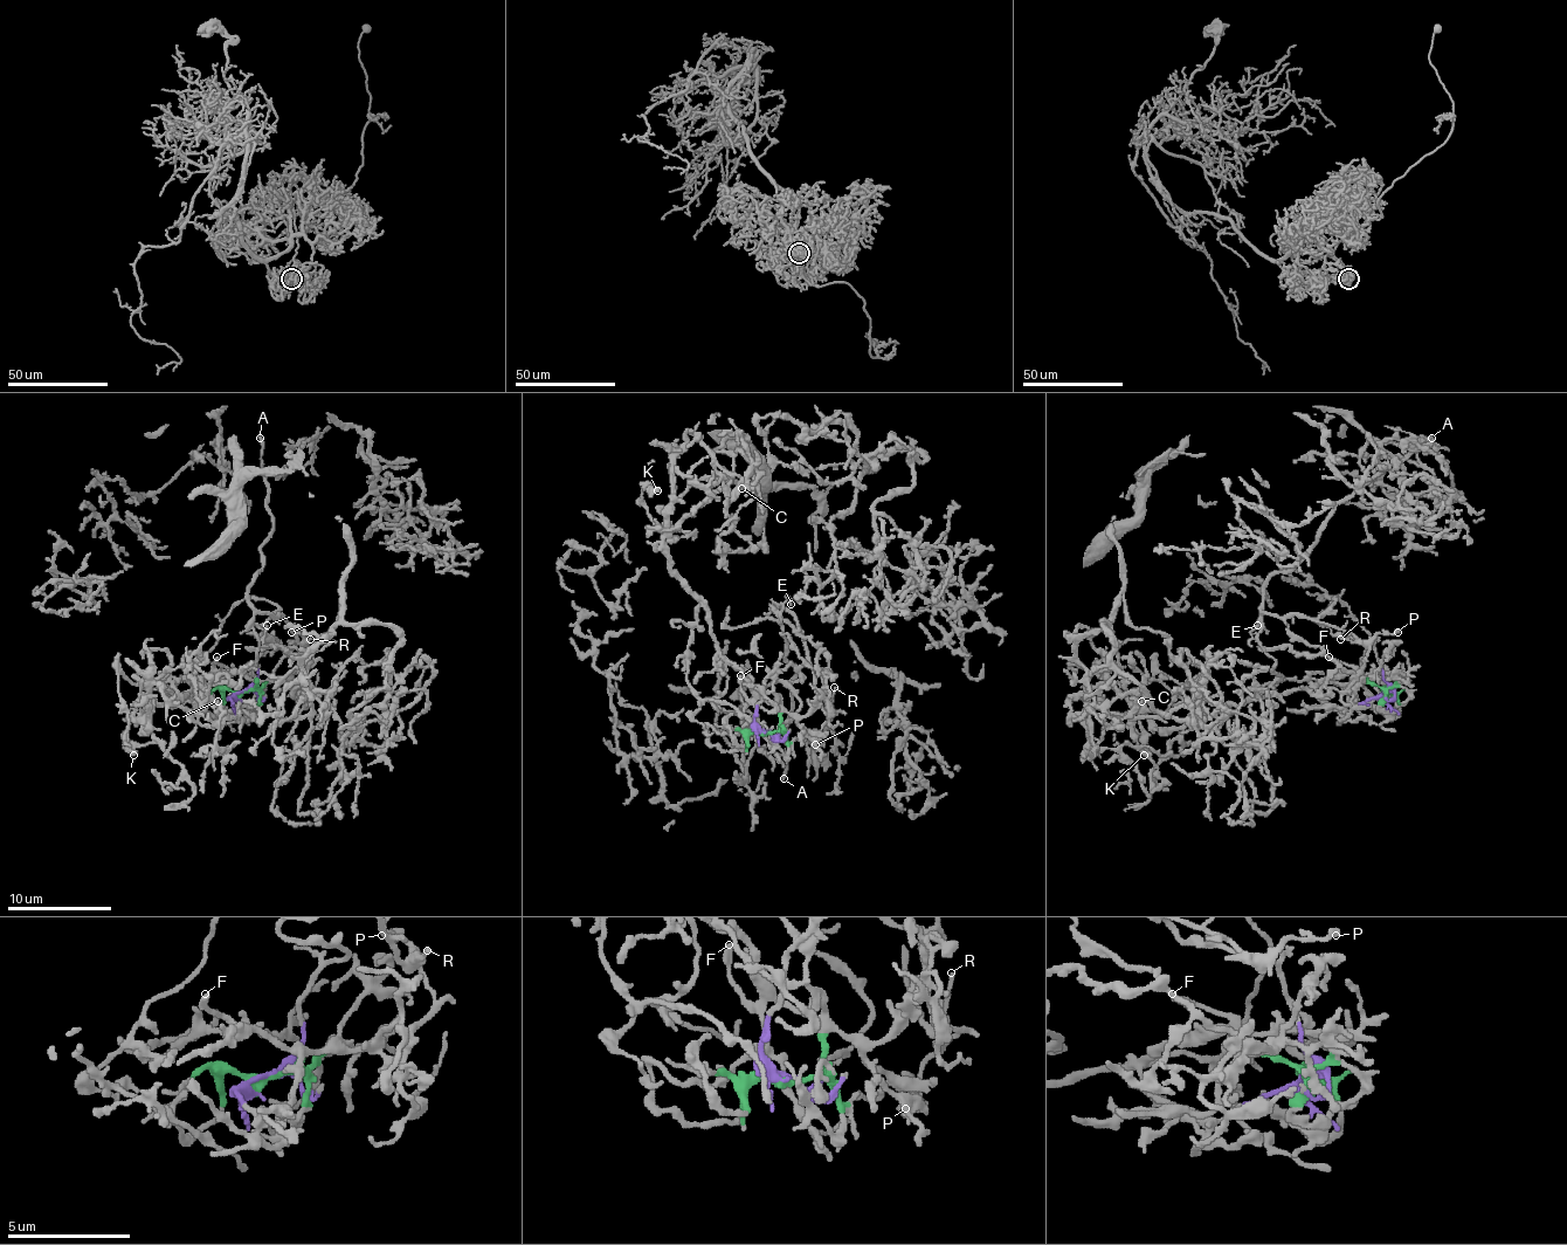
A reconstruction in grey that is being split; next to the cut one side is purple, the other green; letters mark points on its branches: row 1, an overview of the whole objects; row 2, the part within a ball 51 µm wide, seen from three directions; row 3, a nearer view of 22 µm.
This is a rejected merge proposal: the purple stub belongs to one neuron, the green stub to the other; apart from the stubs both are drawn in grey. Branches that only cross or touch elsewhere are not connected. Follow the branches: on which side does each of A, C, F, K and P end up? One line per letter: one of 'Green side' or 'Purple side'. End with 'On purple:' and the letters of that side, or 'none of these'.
A: Purple side
C: Green side
F: Green side
K: Green side
P: Purple side
On purple: A, P

